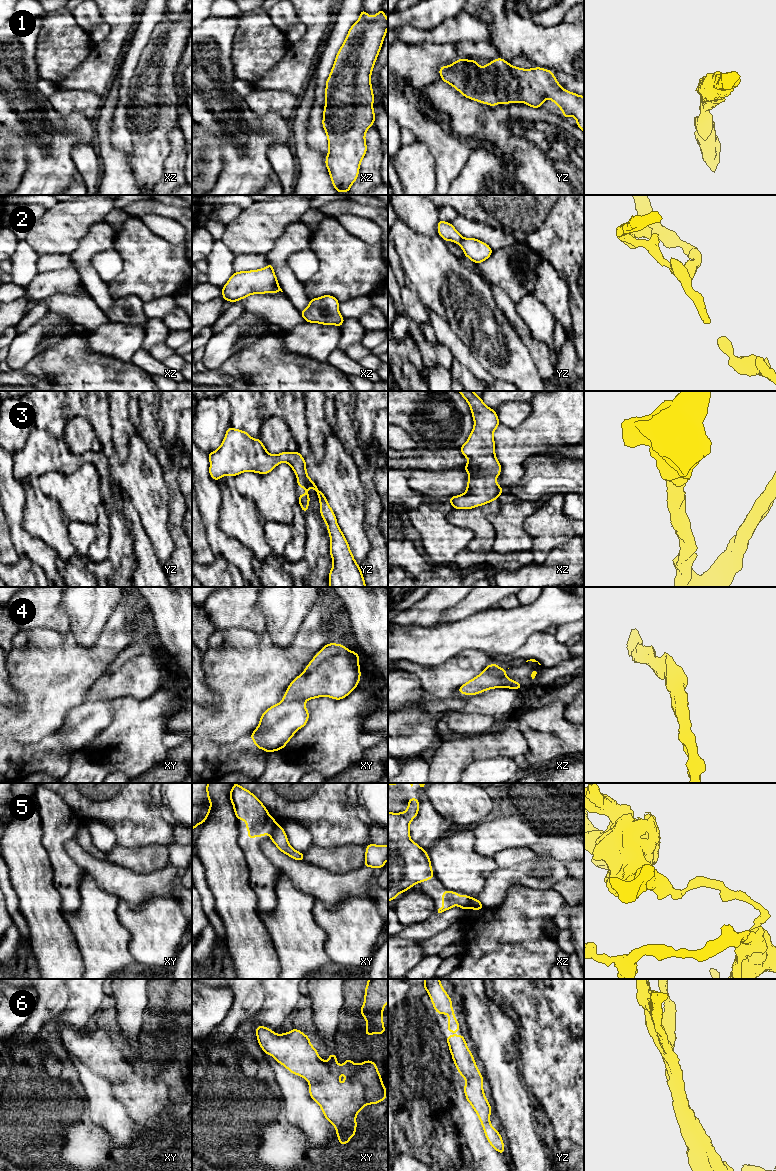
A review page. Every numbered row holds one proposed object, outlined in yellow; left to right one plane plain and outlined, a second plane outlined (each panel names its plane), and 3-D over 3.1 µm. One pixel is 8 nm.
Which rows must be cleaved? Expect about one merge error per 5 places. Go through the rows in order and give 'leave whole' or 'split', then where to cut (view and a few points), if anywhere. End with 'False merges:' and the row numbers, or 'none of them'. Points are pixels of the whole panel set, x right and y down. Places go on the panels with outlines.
1: leave whole | no cut
2: split | yz (463, 238), (459, 244)
3: leave whole | no cut
4: leave whole | no cut
5: split | xy (276, 824), (270, 835)
6: leave whole | no cut
False merges: 2, 5

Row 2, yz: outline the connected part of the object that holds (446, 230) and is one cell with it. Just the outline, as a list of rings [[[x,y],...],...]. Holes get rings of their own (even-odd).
[[[438,220],[438,235],[440,235],[445,241],[453,241],[460,244],[463,237],[453,227],[451,223]]]

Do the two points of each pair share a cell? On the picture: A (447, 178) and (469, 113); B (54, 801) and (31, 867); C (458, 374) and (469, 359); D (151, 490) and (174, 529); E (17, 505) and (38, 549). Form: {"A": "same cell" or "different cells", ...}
{"A": "different cells", "B": "different cells", "C": "different cells", "D": "different cells", "E": "same cell"}

